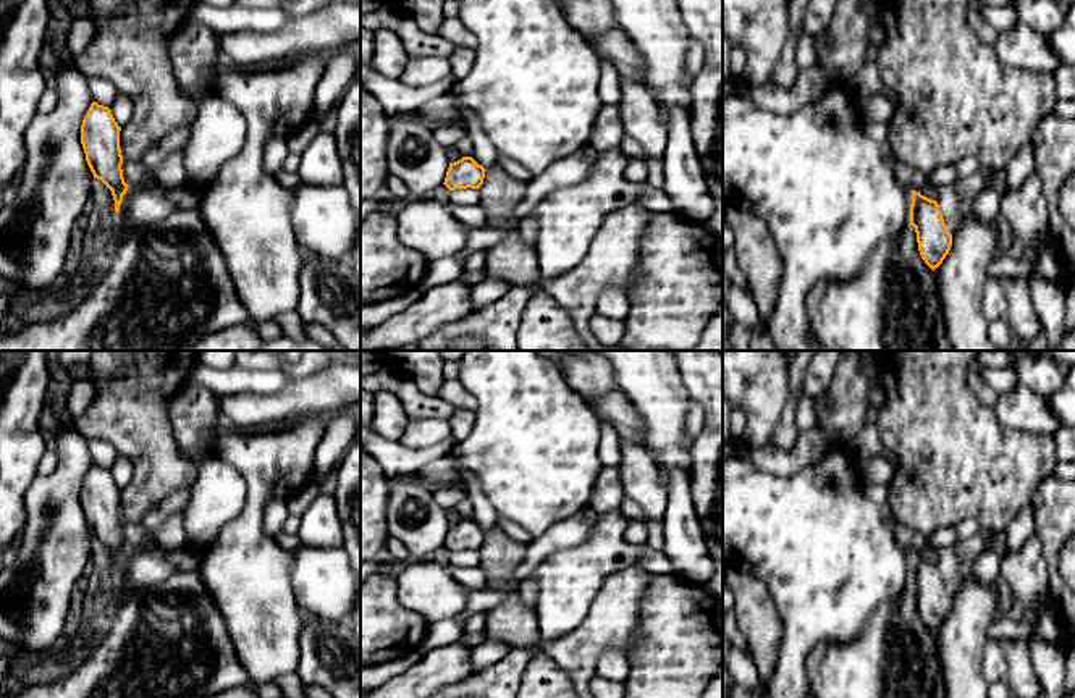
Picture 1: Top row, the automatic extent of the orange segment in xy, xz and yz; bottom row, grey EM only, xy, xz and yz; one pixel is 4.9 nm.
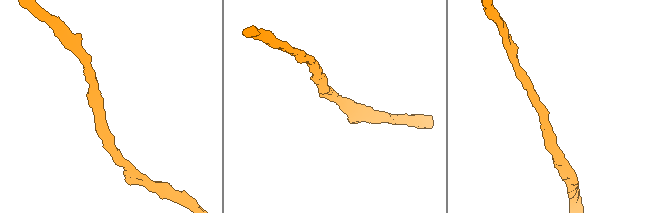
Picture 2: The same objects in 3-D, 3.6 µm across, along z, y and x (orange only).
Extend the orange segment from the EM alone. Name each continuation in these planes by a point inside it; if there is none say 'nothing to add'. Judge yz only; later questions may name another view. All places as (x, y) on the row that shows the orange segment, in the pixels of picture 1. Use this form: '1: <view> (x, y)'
nothing to add

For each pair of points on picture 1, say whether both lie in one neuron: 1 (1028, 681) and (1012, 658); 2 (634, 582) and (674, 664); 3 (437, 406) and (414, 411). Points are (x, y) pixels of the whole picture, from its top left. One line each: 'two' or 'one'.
1: one
2: two
3: one

